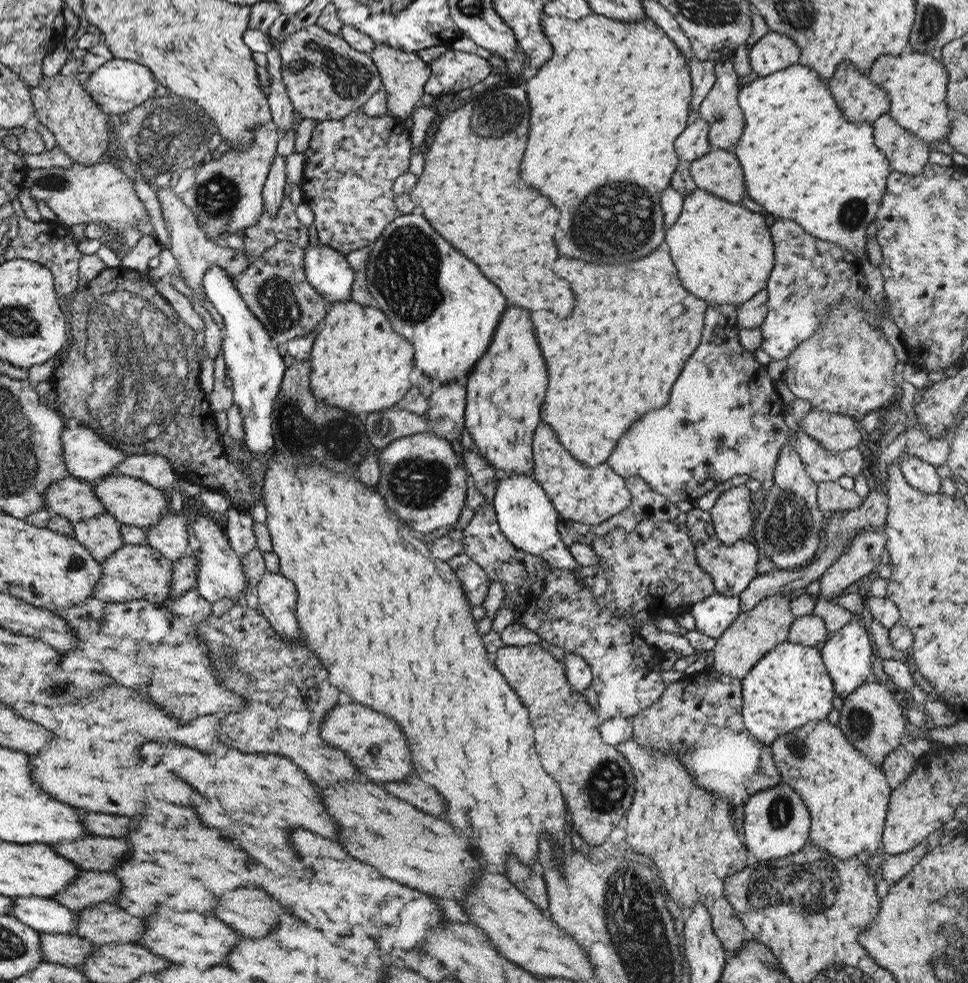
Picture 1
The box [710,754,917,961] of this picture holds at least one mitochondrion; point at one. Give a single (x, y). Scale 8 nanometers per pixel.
(803, 891)

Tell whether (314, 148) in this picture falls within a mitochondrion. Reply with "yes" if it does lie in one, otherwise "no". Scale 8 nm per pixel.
no

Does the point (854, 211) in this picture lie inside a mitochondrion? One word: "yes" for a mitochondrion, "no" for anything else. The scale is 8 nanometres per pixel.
yes

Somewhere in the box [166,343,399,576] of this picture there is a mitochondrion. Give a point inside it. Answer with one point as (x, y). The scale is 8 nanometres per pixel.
(300, 435)

